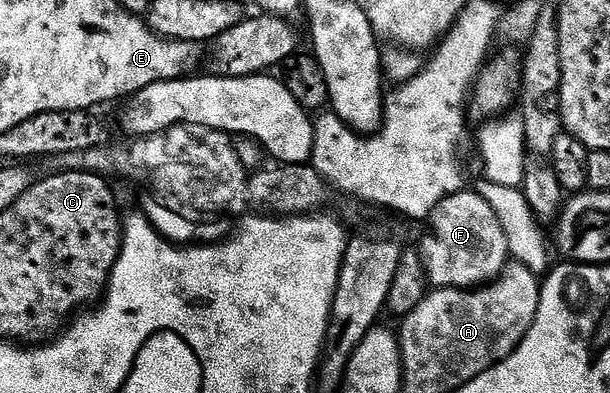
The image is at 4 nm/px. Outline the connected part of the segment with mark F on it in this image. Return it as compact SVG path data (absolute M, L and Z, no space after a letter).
M461 191L448 197L426 219L428 230L420 237L418 252L424 264L424 276L429 286L437 289L474 289L487 285L498 276L509 264L510 254L506 235L502 231L502 223L498 223L498 215L490 208L490 203L480 197L479 192Z

